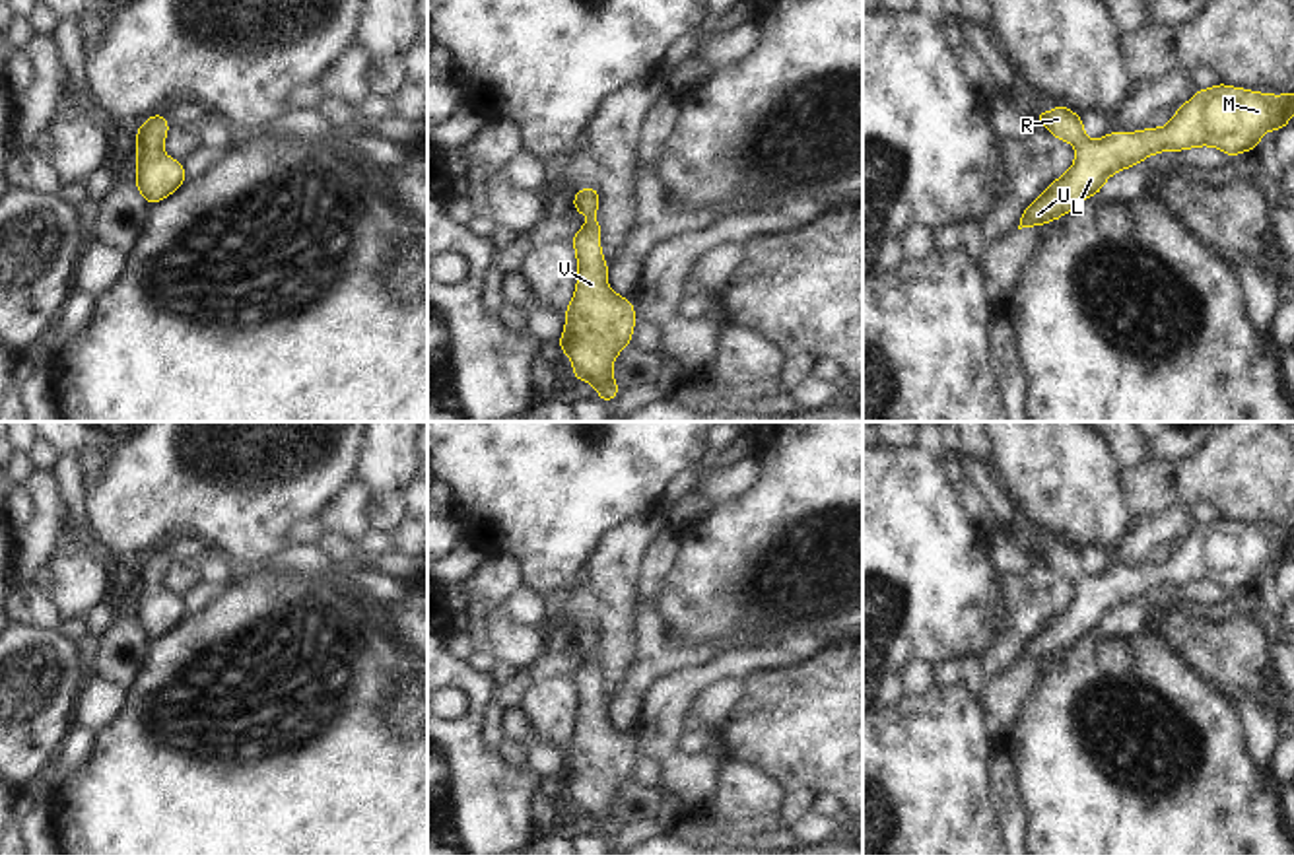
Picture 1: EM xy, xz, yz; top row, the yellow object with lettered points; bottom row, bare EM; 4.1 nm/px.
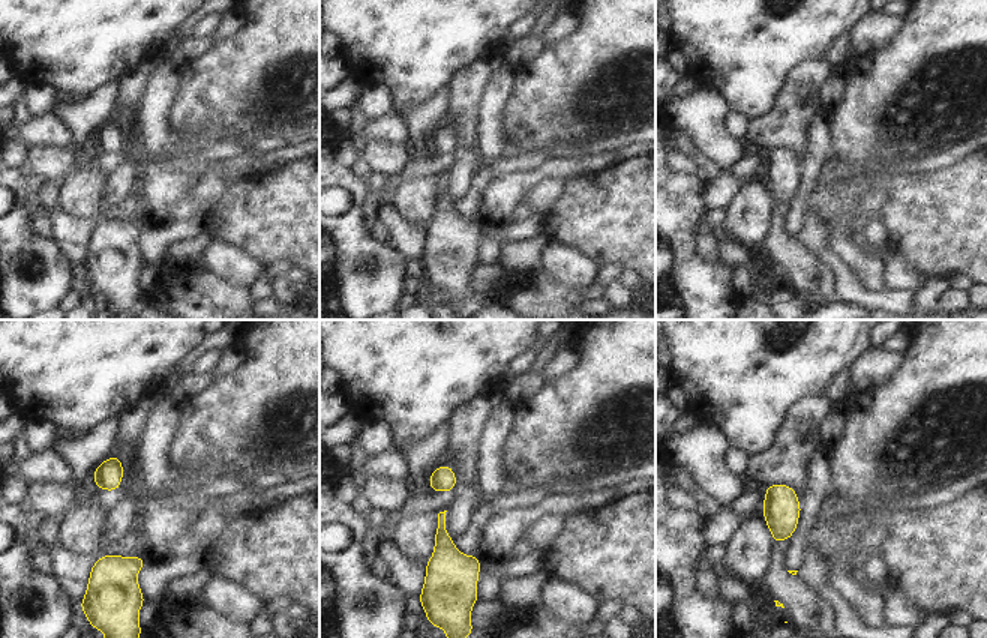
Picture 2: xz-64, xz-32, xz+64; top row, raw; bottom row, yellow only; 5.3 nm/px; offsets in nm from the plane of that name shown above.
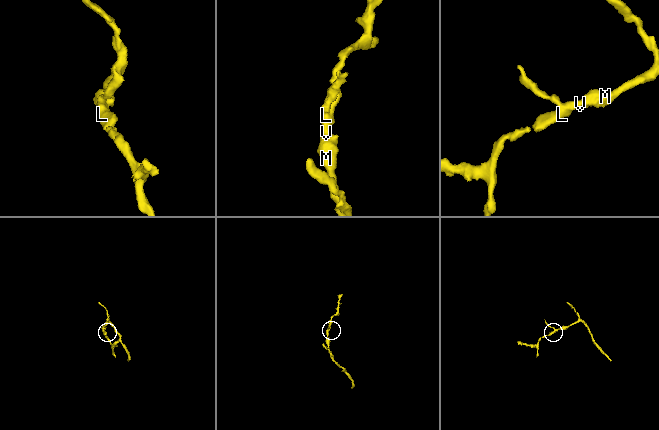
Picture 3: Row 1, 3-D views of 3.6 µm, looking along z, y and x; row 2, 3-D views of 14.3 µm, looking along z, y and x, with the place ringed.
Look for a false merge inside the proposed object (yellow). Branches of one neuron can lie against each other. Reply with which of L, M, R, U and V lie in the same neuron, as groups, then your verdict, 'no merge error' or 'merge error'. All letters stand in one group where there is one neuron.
L M R U V | no merge error

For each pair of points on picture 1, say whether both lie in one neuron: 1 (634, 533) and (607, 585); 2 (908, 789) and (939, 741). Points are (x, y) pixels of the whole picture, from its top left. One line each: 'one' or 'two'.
1: one
2: one

